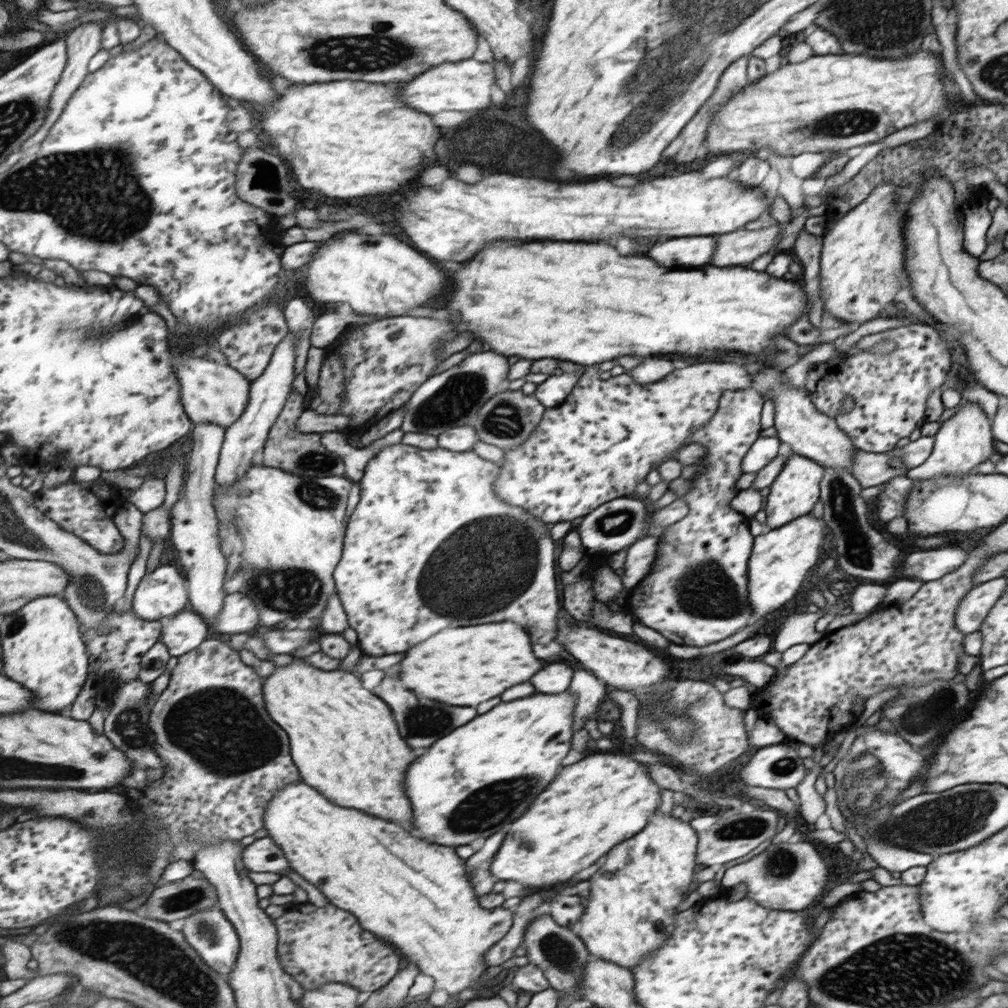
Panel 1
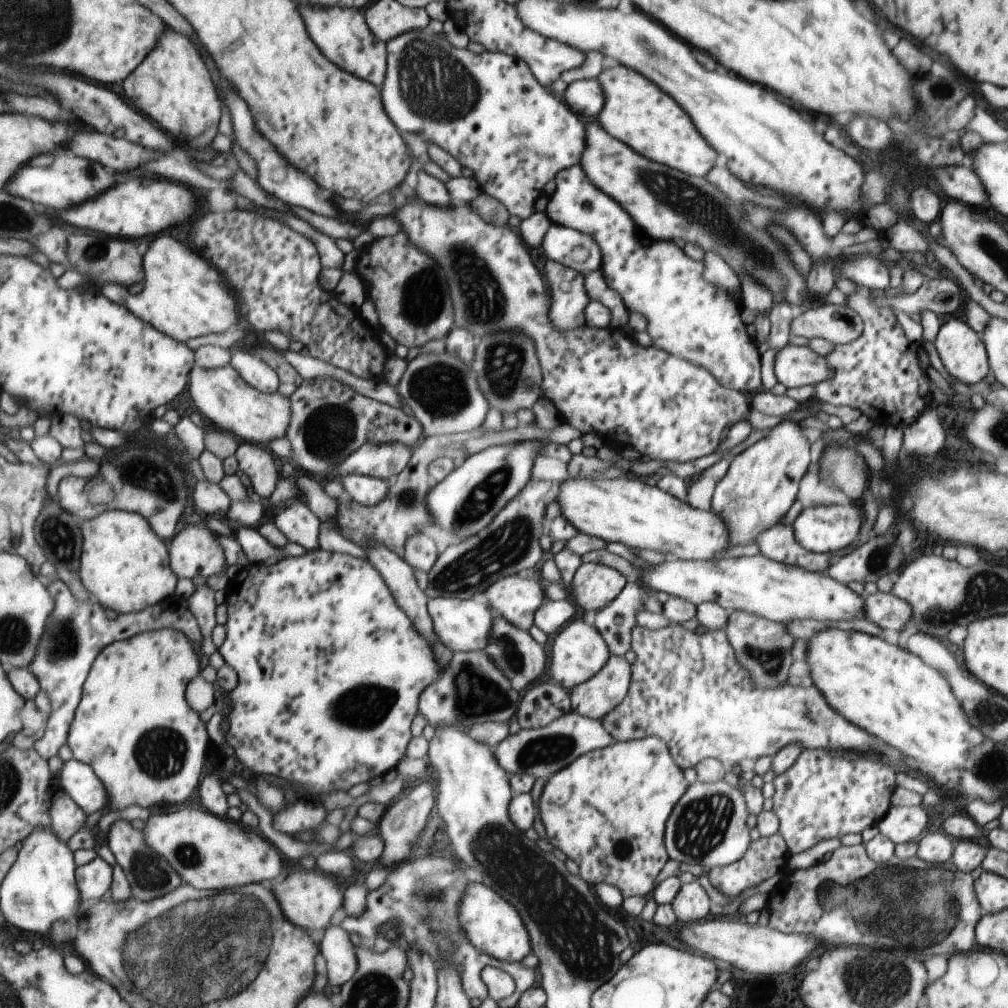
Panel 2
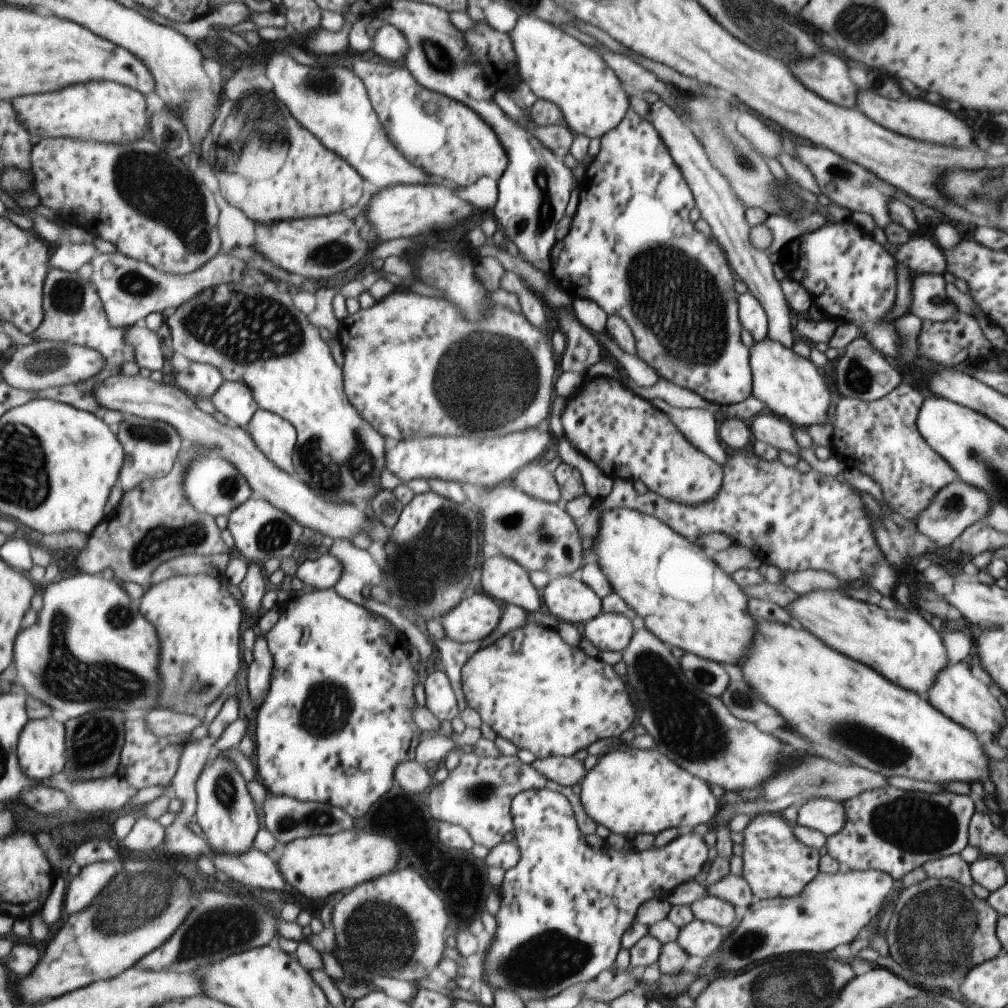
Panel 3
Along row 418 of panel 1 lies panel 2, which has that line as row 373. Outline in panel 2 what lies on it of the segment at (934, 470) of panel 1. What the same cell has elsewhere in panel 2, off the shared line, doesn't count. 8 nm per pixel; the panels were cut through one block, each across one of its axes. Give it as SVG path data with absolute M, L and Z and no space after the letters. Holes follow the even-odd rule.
M961 320L943 323L932 342L945 372L963 384L975 384L987 376L987 359L983 344Z

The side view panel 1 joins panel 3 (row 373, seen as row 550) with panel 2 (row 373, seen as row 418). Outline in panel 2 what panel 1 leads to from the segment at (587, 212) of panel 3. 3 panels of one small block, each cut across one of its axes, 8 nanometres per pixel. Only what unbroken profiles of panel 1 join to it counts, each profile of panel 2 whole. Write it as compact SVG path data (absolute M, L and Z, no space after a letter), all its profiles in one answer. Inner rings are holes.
M578 164L564 168L554 181L555 189L548 198L544 213L551 223L576 229L596 241L603 256L600 268L603 280L619 295L627 312L639 313L644 318L646 333L652 340L651 346L704 368L725 388L753 394L759 390L759 354L747 336L749 330L739 318L737 298L733 293L726 293L702 279L704 262L683 254L673 242L637 236L639 230L632 217L612 197L595 188Z

